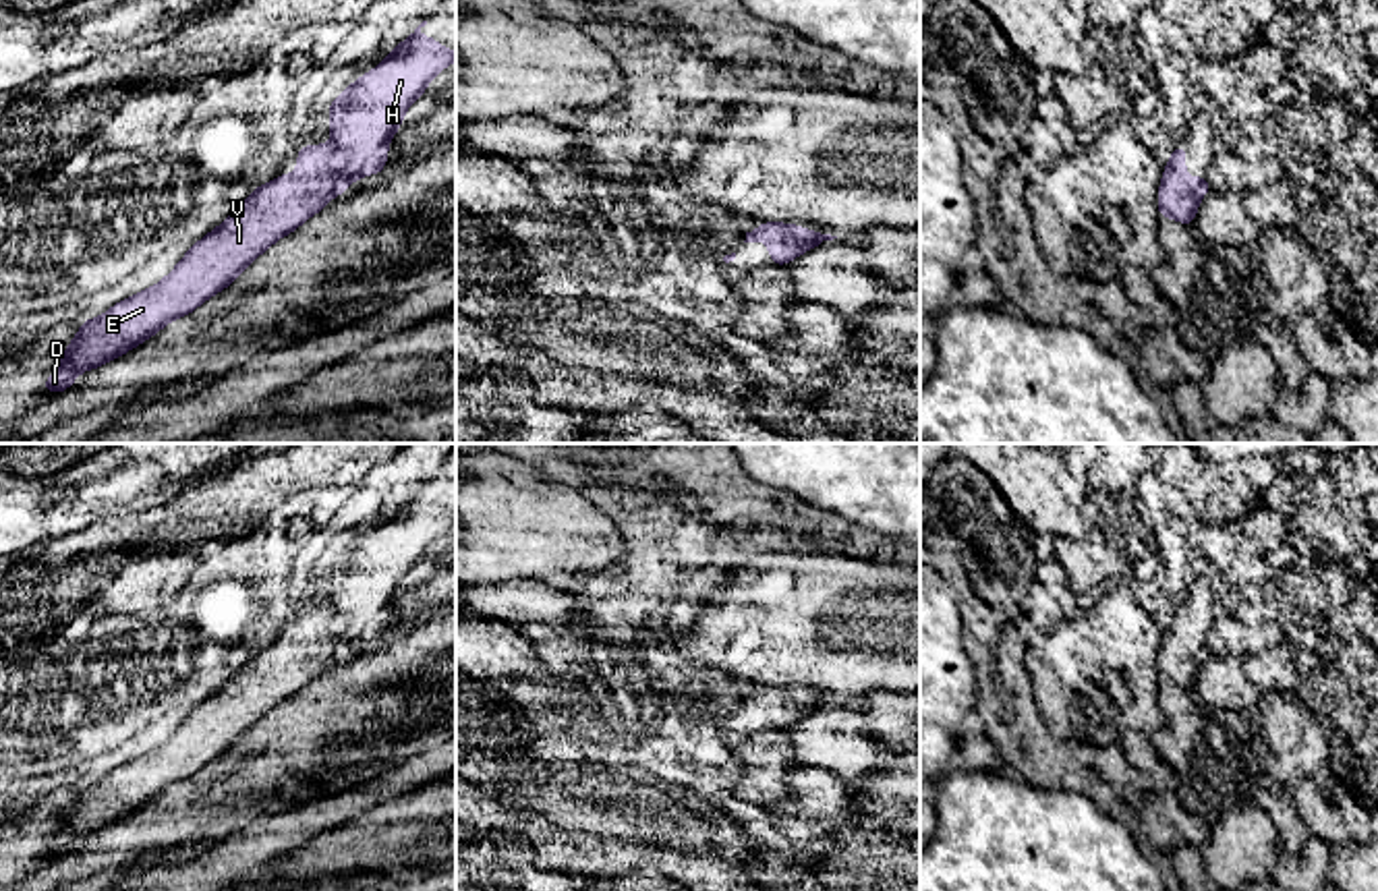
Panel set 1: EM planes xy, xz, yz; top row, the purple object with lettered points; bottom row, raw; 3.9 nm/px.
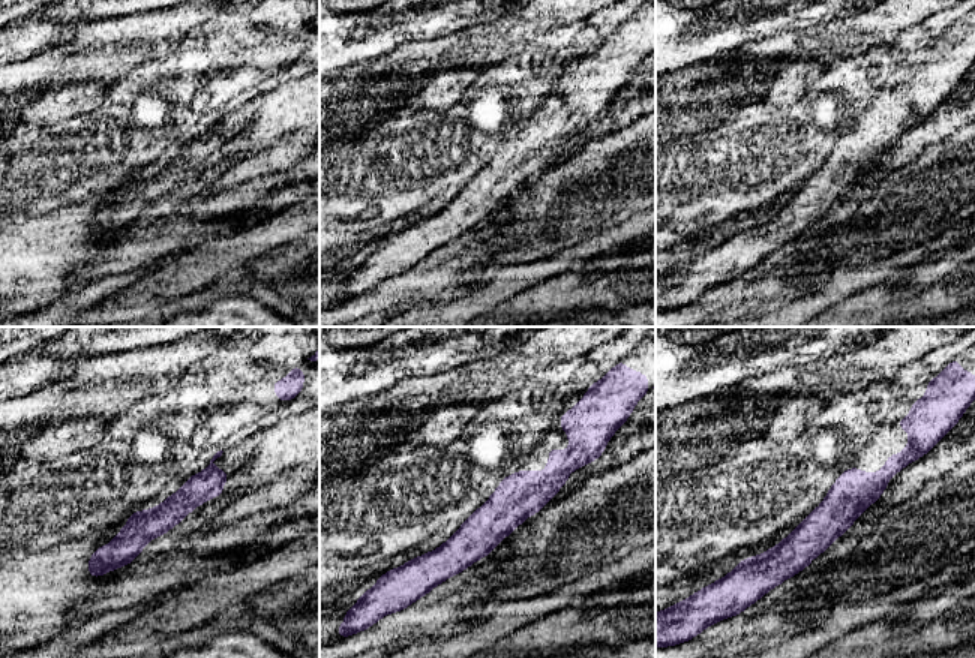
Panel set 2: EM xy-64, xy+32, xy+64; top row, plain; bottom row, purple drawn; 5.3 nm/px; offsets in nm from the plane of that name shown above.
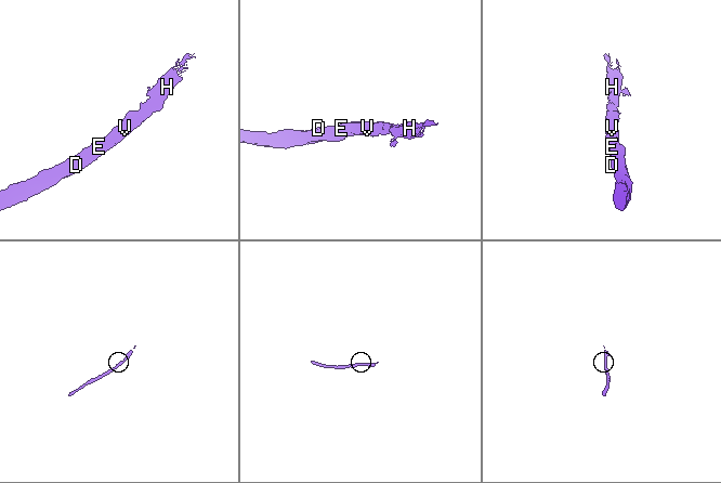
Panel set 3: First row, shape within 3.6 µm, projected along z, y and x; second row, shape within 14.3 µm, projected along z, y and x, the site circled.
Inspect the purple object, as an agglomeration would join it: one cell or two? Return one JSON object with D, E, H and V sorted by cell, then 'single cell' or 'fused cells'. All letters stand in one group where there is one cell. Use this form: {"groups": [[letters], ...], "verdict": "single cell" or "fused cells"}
{"groups": [["D", "E", "H", "V"]], "verdict": "single cell"}

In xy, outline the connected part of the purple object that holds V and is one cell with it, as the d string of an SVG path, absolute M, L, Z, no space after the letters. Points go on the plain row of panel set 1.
M423 485L396 514L381 524L381 528L352 549L344 557L327 568L332 576L329 582L334 591L327 595L327 601L336 607L329 613L325 607L313 611L298 611L298 626L294 638L282 638L271 646L257 651L216 694L205 698L197 709L193 709L182 725L155 750L128 760L126 765L114 769L97 783L85 783L79 798L70 804L66 816L60 823L60 831L46 843L44 854L60 858L75 847L75 841L87 833L102 831L104 827L133 814L137 808L149 804L170 785L189 779L201 767L211 763L216 756L230 750L240 736L253 727L267 711L271 711L282 700L296 694L305 684L323 673L327 665L342 659L350 646L356 646L361 640L379 638L387 628L387 609L392 599L402 591L404 576L408 570L423 559L429 545L450 530L456 524L456 516L443 512L433 501L421 501L419 495L427 489Z

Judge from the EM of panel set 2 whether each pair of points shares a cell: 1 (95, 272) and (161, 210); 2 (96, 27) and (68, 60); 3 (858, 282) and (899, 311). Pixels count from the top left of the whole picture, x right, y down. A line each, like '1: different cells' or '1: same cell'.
1: same cell
2: same cell
3: different cells

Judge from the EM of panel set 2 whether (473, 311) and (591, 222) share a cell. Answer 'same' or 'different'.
different

